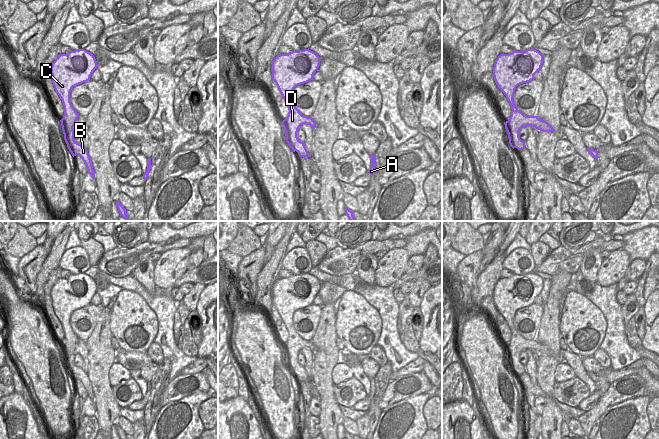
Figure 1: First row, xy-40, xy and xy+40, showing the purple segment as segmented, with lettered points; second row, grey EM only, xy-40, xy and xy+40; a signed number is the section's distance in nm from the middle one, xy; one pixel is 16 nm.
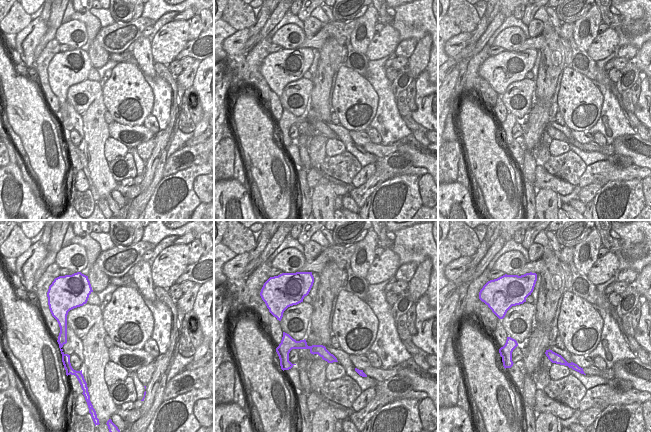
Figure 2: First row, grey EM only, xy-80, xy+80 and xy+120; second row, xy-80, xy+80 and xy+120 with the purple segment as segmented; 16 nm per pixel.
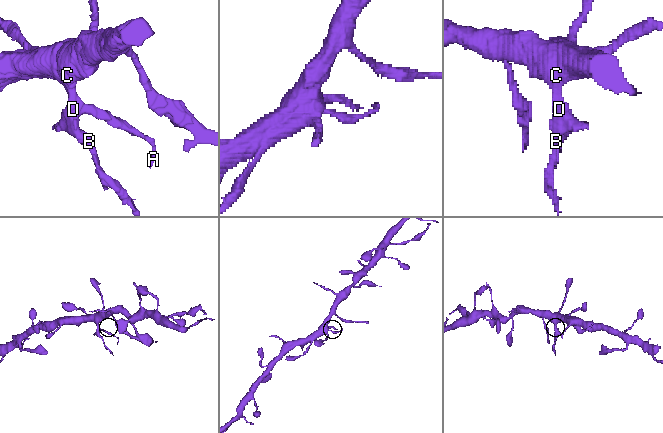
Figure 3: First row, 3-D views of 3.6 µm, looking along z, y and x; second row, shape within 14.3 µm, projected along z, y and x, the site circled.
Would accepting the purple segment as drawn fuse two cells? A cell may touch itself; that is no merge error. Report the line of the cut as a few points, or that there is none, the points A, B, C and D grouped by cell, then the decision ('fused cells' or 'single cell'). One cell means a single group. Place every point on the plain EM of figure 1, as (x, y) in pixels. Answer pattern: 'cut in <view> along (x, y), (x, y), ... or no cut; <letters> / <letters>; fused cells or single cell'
cut in xy-40 along (69, 323), (64, 330); A B D / C; fused cells

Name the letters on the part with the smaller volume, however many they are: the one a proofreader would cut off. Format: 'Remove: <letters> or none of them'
Remove: A, B, D

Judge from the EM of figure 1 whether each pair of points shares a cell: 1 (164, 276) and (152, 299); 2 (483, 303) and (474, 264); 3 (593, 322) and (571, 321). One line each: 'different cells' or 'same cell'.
1: different cells
2: different cells
3: same cell

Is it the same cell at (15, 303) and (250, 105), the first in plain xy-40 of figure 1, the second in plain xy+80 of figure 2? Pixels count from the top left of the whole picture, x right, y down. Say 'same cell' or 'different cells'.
same cell

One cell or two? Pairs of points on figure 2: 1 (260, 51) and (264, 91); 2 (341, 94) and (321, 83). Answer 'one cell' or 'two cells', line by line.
1: one cell
2: two cells

